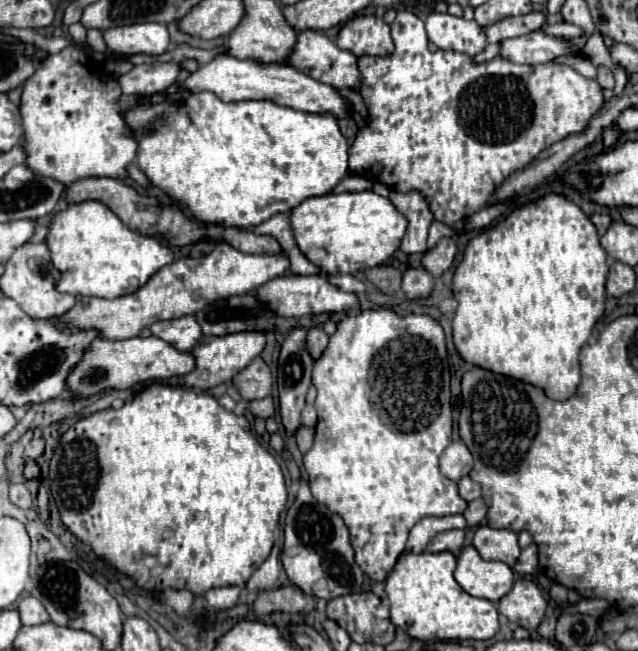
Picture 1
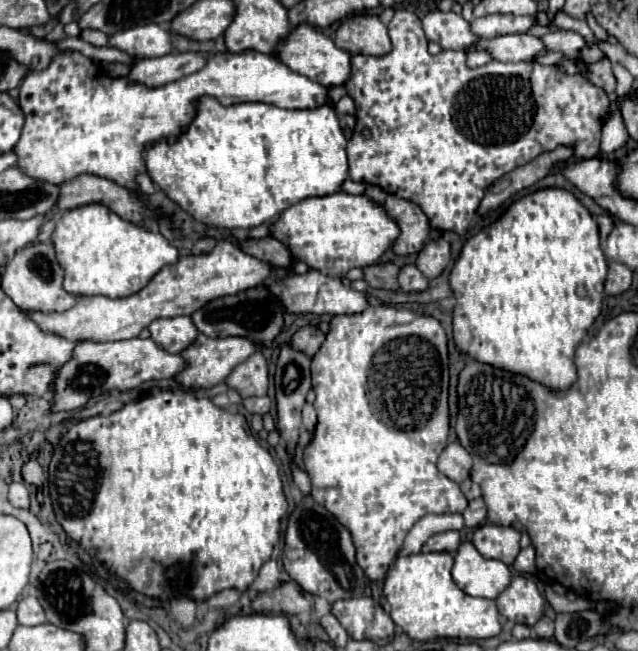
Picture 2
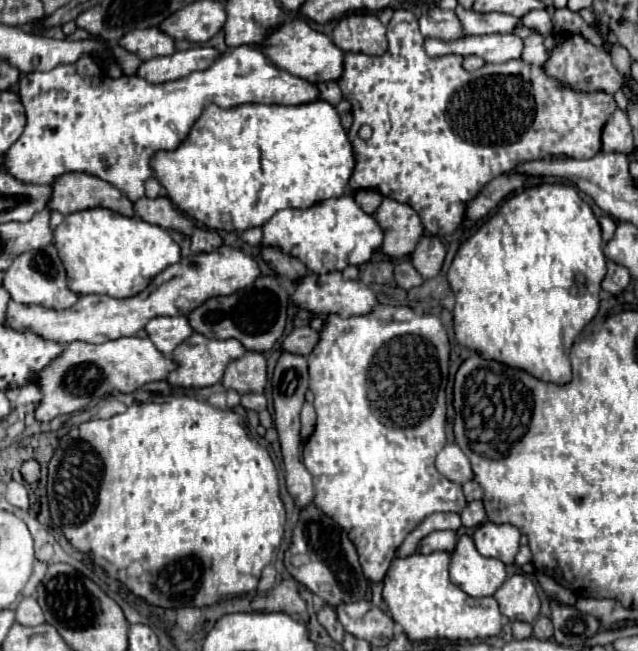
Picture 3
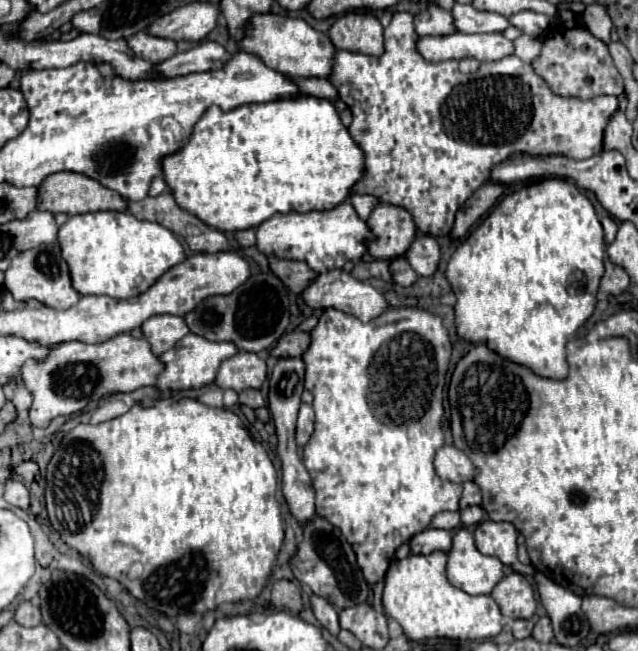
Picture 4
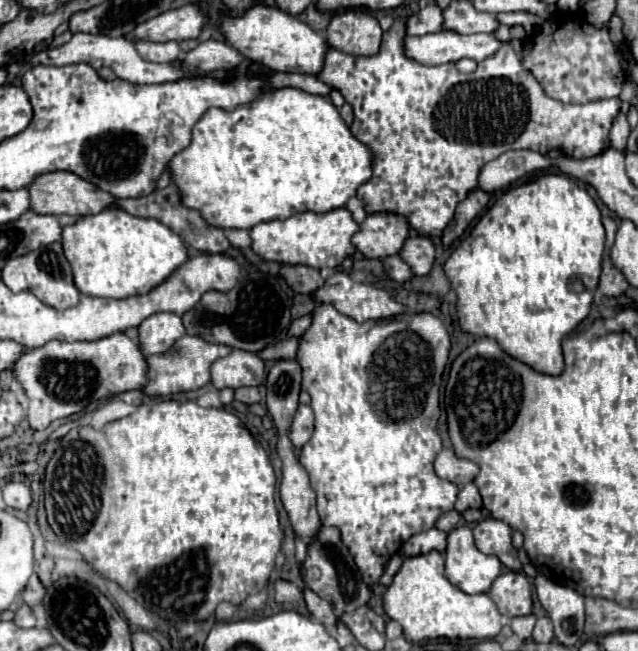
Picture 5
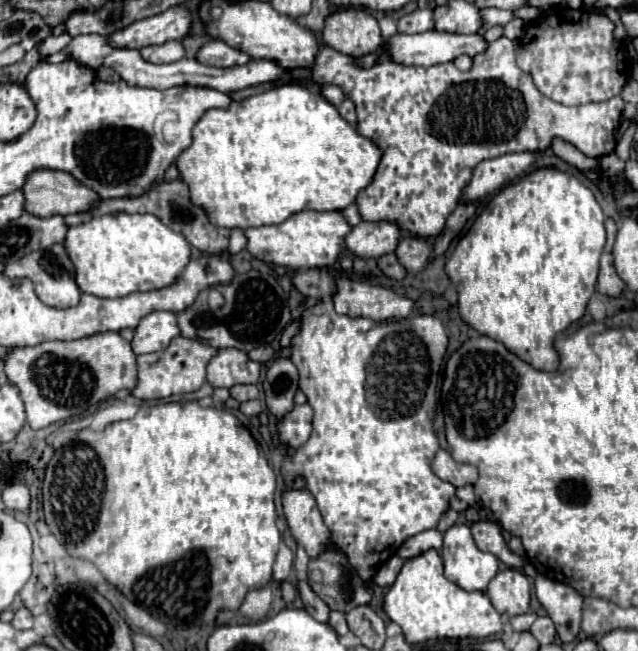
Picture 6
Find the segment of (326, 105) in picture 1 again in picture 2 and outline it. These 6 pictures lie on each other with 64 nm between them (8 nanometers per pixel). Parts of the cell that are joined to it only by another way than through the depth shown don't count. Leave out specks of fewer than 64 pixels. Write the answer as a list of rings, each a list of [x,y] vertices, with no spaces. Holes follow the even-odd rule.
[[[68,50],[58,54],[46,70],[30,72],[22,80],[18,102],[22,112],[26,114],[26,124],[18,144],[14,146],[14,154],[18,156],[16,168],[20,168],[30,178],[38,178],[50,184],[62,184],[80,174],[96,174],[130,190],[132,196],[138,196],[140,188],[136,184],[136,176],[144,172],[142,152],[146,150],[146,144],[162,138],[170,142],[176,140],[192,122],[196,114],[196,102],[202,96],[212,96],[222,106],[240,102],[266,102],[280,108],[318,108],[322,104],[328,104],[326,94],[328,88],[324,88],[322,84],[292,72],[288,66],[278,62],[276,56],[262,54],[256,50],[244,50],[240,54],[212,54],[202,70],[158,88],[148,88],[140,82],[130,82],[126,76],[108,78],[106,74],[100,74],[96,68],[90,68],[90,58],[86,58],[80,52]]]

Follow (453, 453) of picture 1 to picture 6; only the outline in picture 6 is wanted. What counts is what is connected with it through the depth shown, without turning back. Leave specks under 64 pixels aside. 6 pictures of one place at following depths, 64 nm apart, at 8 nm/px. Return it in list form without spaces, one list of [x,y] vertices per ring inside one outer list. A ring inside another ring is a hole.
[[[438,450],[436,458],[432,460],[432,470],[440,480],[450,482],[456,488],[466,486],[466,484],[474,484],[478,480],[478,470],[470,464],[456,462],[448,450]]]

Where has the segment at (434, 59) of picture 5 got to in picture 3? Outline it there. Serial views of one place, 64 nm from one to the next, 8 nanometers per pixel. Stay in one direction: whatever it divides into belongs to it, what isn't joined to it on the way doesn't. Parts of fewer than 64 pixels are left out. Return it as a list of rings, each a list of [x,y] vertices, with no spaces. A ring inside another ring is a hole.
[[[486,34],[486,36],[462,36],[452,42],[442,42],[436,38],[424,40],[424,50],[430,58],[436,56],[480,56],[486,62],[506,62],[510,58],[520,58],[522,40],[514,34]]]

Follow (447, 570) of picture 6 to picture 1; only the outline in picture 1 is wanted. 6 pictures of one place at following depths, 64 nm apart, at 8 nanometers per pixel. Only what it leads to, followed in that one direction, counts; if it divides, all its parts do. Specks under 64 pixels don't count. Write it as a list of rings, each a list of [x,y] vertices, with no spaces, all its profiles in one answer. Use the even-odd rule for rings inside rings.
[[[464,546],[454,570],[456,582],[476,598],[498,602],[514,584],[514,572],[504,562],[486,562],[474,546]]]

